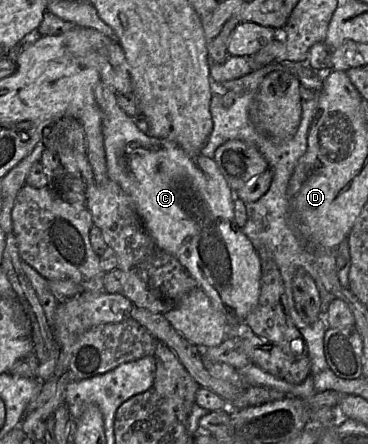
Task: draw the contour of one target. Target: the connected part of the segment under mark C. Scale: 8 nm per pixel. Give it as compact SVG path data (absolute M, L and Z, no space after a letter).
M99 81L95 85L94 97L96 104L98 105L102 114L102 131L104 137L108 177L116 182L122 188L122 190L132 199L147 233L156 243L156 245L160 249L174 256L181 263L181 265L195 279L198 287L204 291L212 304L226 316L227 322L244 323L248 314L253 310L253 308L259 301L262 276L261 260L251 240L242 232L242 230L237 226L235 222L235 192L228 185L214 158L209 158L202 154L199 154L197 156L190 156L176 143L153 137L152 135L140 130L135 124L134 120L118 106L116 90L113 87L105 84L104 82Z

